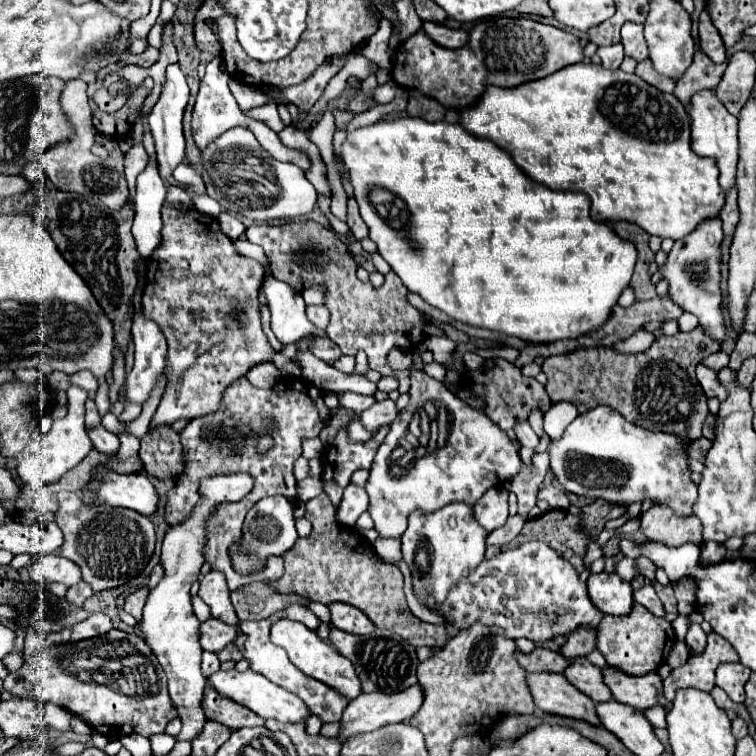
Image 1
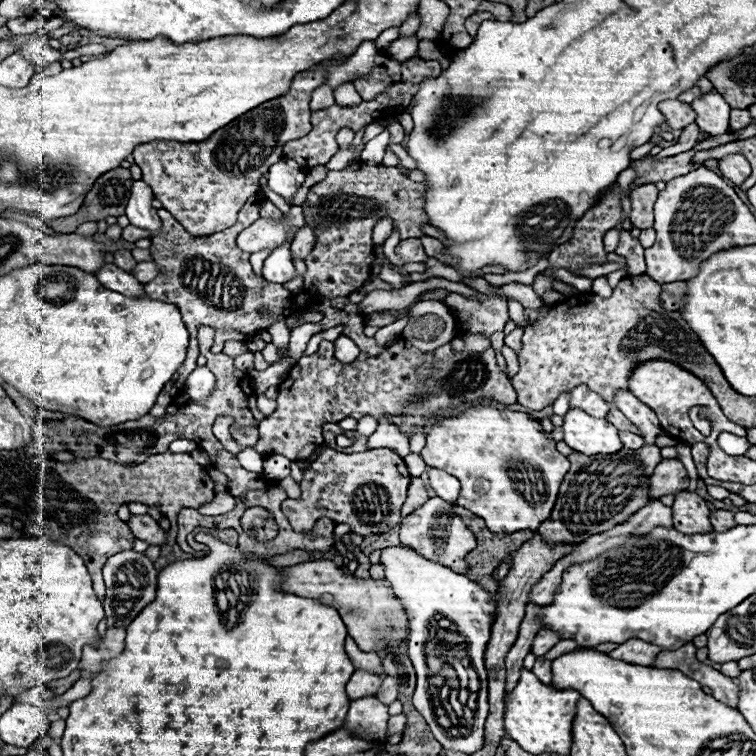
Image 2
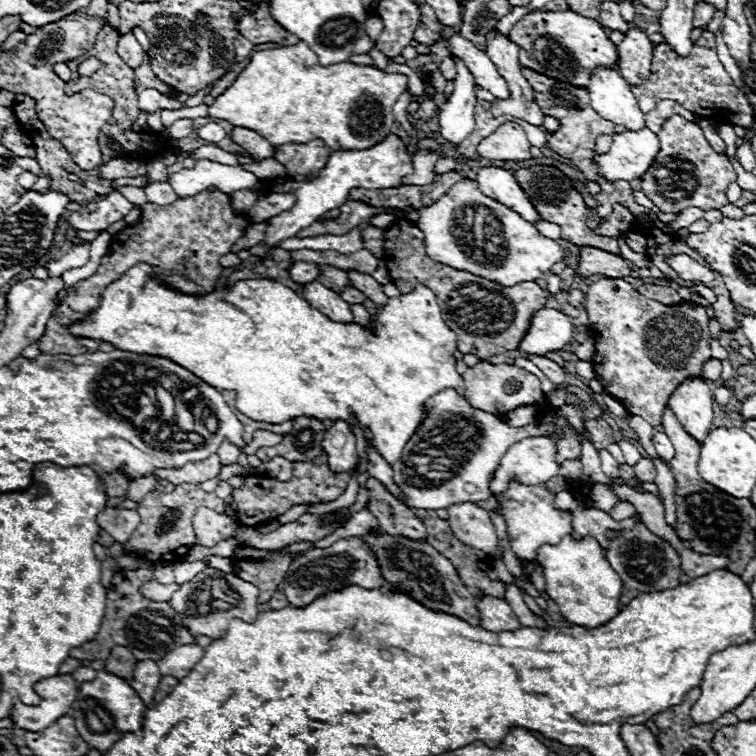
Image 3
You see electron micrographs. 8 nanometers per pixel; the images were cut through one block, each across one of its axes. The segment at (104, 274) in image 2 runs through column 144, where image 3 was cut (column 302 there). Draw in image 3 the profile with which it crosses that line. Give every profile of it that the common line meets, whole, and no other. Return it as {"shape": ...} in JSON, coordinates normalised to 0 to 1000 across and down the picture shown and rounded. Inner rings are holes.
{"shape":[[[423,373],[402,376],[399,392],[415,407],[426,410],[429,418],[434,418],[437,423],[442,423],[442,426],[468,426],[468,418],[463,413],[463,402],[455,399],[444,386],[439,386],[431,378],[426,378]]]}

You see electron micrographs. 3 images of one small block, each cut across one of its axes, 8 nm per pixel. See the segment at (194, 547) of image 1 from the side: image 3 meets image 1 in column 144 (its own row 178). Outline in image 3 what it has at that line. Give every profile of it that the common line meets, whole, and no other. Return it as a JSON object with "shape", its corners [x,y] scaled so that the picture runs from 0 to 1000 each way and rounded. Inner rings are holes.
{"shape":[[[857,169],[812,177],[810,196],[802,204],[788,204],[786,214],[802,238],[847,238],[862,220],[873,198],[870,180]]]}

